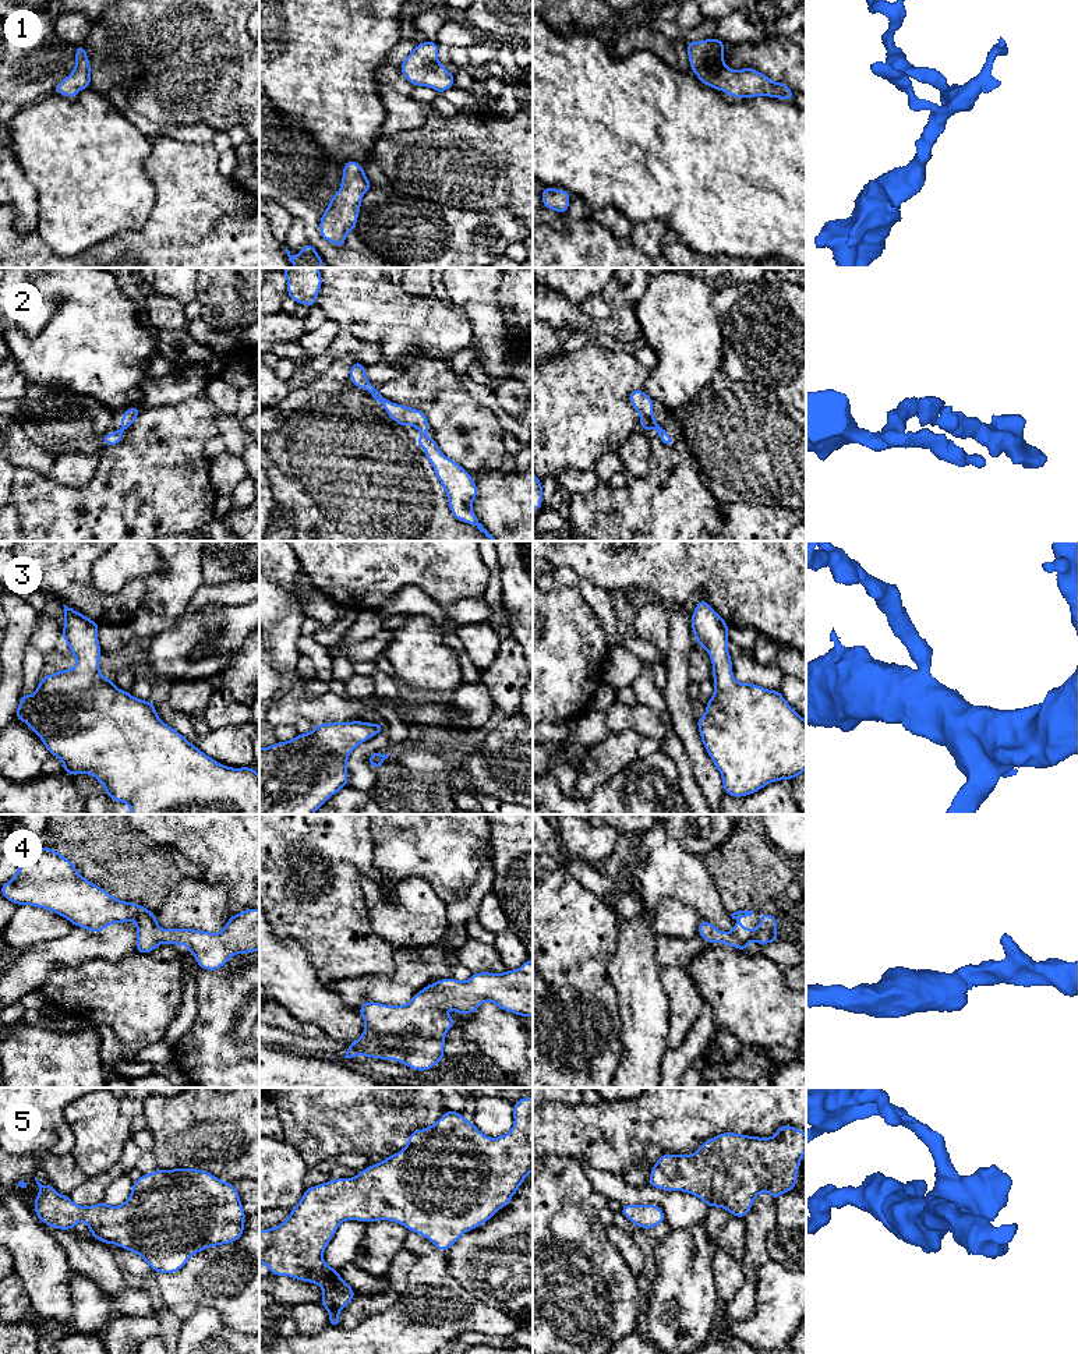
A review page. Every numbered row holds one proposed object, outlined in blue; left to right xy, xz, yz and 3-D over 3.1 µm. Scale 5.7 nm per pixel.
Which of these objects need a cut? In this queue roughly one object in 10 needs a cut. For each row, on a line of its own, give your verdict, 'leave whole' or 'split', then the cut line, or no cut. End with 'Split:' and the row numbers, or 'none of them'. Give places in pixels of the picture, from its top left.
1: leave whole; cut none
2: leave whole; cut none
3: leave whole; cut none
4: leave whole; cut none
5: leave whole; cut none
Split: none of them

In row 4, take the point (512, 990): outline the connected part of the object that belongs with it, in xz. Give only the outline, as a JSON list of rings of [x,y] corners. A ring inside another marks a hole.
[[[533,959],[516,971],[473,973],[466,982],[452,976],[436,980],[404,1005],[363,1003],[358,1014],[365,1029],[358,1040],[347,1043],[344,1058],[367,1056],[395,1060],[420,1072],[431,1070],[445,1057],[445,1033],[455,1026],[443,1008],[473,1014],[484,1001],[533,1018]]]

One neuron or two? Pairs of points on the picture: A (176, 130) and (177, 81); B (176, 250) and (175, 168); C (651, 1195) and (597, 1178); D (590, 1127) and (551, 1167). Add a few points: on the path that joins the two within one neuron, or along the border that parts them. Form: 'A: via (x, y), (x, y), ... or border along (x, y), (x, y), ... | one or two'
A: border along (144, 116), (162, 123), (208, 126) | two
B: via (176, 229), (176, 188) | one
C: via (638, 1195), (622, 1194), (611, 1185) | one
D: border along (547, 1155), (571, 1155), (580, 1162) | two

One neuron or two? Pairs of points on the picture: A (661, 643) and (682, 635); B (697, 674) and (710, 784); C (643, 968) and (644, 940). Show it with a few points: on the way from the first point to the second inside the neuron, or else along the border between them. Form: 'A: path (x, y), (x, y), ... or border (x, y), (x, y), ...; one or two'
A: border (671, 612), (670, 647), (664, 653); two
B: border (693, 649), (689, 653), (689, 681); two
C: path (643, 961), (643, 947); one

